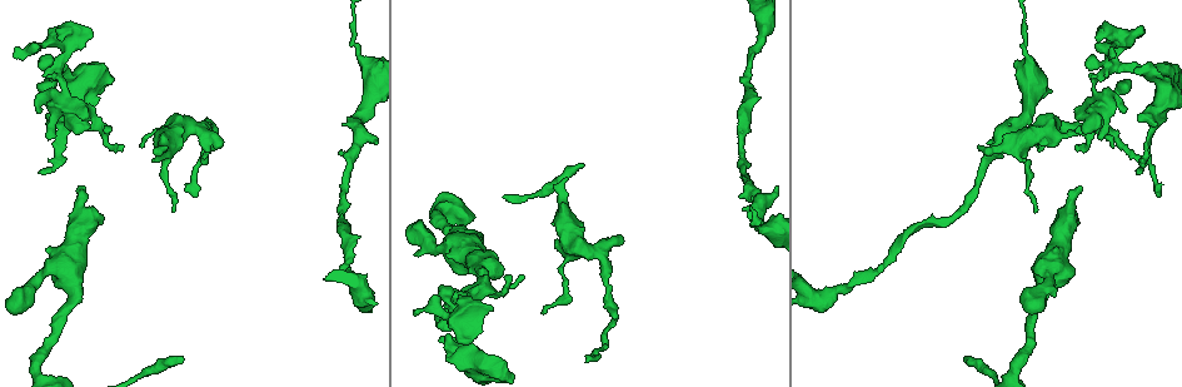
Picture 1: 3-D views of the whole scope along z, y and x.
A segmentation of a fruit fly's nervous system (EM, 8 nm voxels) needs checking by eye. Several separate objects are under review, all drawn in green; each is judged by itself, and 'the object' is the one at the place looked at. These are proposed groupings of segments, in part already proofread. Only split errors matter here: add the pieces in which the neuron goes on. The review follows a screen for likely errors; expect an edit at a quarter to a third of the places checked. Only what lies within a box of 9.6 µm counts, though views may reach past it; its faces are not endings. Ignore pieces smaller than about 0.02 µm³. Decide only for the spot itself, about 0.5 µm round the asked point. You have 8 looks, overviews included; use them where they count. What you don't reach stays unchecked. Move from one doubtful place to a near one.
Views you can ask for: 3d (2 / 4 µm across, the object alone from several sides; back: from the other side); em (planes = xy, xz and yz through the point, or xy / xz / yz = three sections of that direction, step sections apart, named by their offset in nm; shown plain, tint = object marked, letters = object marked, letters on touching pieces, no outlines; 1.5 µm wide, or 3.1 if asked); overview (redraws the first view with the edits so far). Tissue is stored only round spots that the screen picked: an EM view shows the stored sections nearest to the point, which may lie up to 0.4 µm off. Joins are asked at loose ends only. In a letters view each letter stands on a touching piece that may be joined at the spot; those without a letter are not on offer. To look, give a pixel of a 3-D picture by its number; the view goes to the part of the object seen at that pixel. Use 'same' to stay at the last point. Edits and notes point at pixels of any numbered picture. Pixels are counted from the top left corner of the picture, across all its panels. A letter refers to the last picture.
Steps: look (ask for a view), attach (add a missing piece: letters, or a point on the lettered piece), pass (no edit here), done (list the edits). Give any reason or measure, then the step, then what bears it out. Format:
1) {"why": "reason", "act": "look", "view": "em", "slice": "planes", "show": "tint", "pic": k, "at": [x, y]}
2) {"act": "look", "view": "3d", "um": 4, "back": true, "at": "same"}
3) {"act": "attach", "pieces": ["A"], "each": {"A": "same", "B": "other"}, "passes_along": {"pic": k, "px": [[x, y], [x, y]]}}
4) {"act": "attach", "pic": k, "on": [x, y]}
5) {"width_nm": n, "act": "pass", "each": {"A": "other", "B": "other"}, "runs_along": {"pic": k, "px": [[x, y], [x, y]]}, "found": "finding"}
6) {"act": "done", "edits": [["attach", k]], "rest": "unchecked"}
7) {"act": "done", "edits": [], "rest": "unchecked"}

{"why": "thin end", "act": "look", "view": "3d", "um": 4, "pic": 1, "at": [140, 147]}

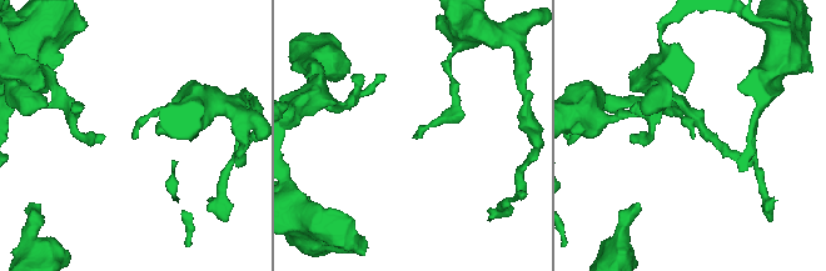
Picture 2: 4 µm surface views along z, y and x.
{"why": "now the EM", "act": "look", "view": "em", "slice": "planes", "show": "letters", "pic": 2, "at": [694, 138]}

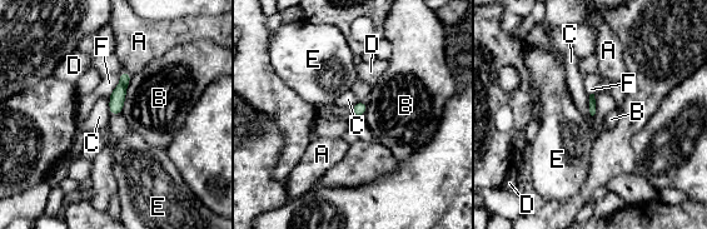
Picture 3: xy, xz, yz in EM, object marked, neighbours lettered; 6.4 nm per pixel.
{"act": "pass", "each": {"A": "other", "B": "other", "C": "other", "D": "other", "E": "other", "F": "other"}, "border": {"pic": 3, "px": [[132, 75], [120, 111]]}, "found": "no lettered piece goes on from it"}

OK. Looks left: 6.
{"why": "stops while still wide", "act": "look", "view": "3d", "um": 2, "pic": 1, "at": [79, 186]}

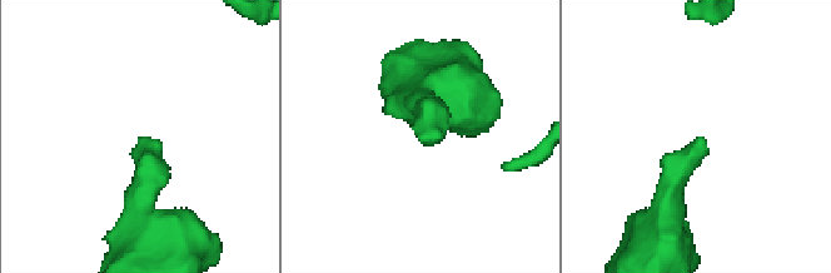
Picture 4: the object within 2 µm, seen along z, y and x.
{"why": "now the EM", "act": "look", "view": "em", "slice": "yz", "step": 4, "show": "letters", "pic": 4, "at": [427, 138]}

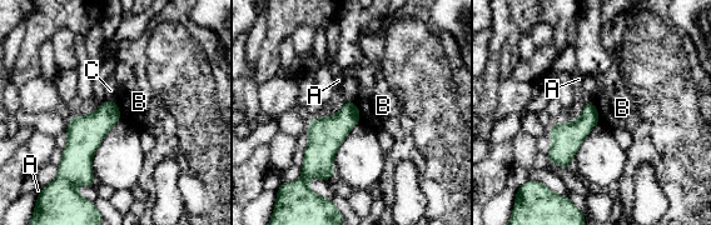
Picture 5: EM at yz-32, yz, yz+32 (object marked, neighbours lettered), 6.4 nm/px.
{"act": "pass", "each": {"A": "other", "B": "other", "C": "other"}, "border": {"pic": 5, "px": [[357, 106], [361, 116]]}, "found": "no lettered piece goes on from it"}

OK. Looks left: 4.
{"why": "thin end", "act": "look", "view": "3d", "um": 2, "pic": 1, "at": [596, 358]}

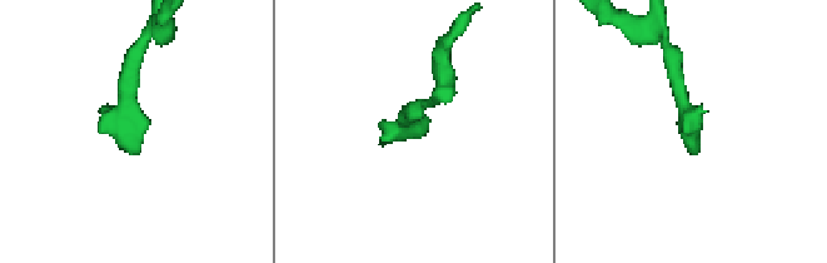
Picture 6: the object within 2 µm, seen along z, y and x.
{"why": "shape alone is not enough", "act": "look", "view": "em", "slice": "planes", "show": "letters", "pic": 6, "at": [416, 135]}

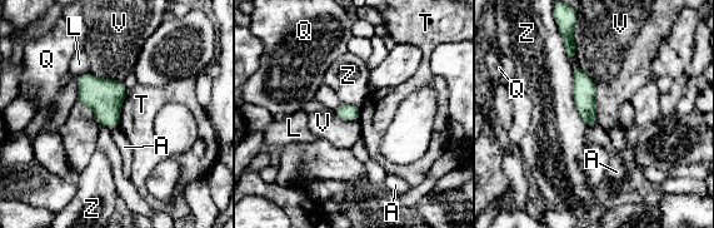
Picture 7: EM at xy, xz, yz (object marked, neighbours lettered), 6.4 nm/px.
{"act": "pass", "each": {"A": "other", "L": "other", "Q": "other", "T": "other", "V": "other", "Z": "other"}, "border": {"pic": 7, "px": [[579, 65], [595, 87], [597, 123]]}, "found": "no lettered piece goes on from it"}

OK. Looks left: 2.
{"act": "done", "edits": [], "rest": "unchecked"}

